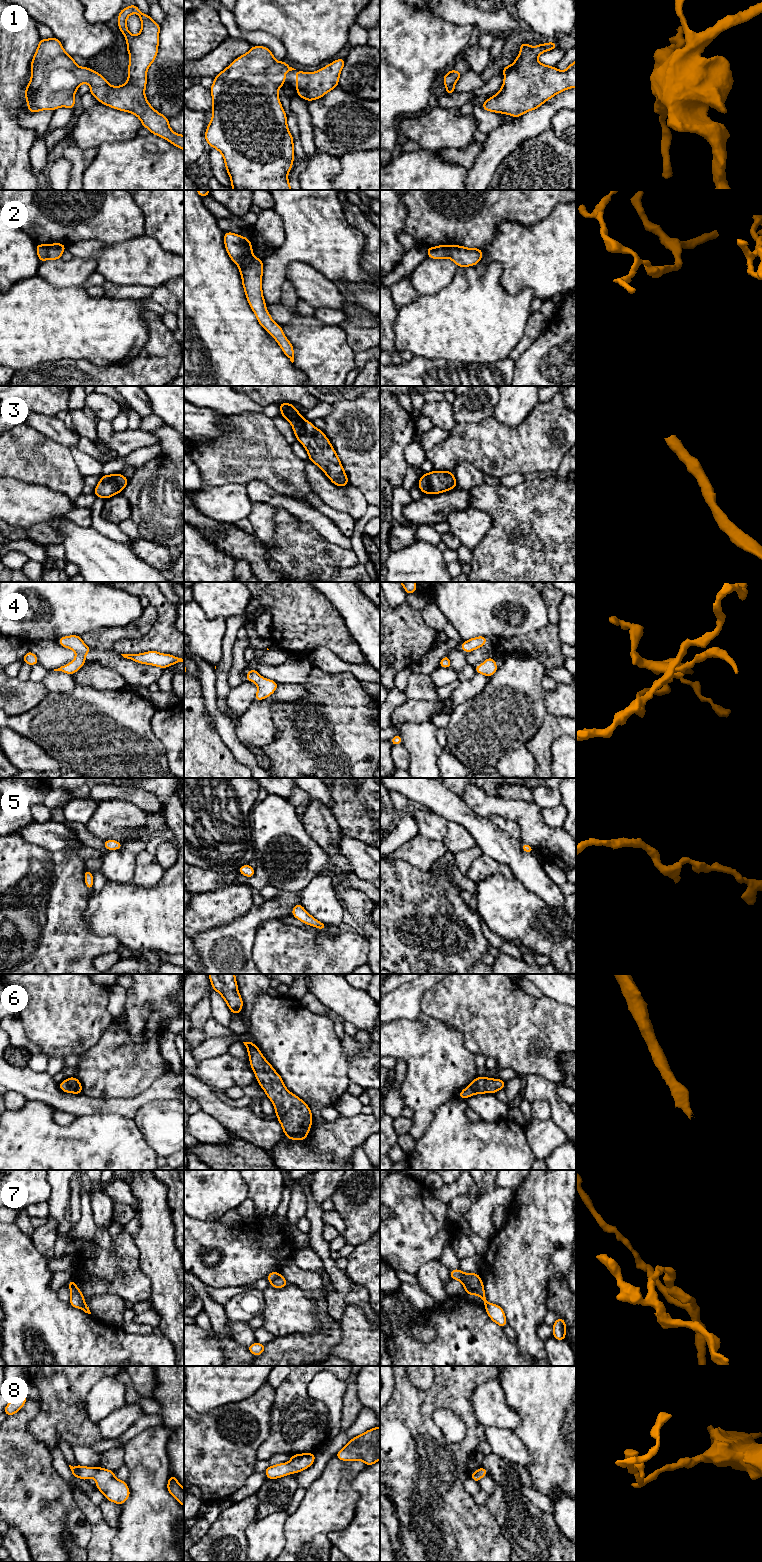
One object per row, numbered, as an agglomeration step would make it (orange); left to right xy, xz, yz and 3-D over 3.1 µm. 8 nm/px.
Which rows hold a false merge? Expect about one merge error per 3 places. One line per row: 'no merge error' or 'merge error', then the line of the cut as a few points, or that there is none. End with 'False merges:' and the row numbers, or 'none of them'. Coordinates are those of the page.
1: no merge error; cut none
2: merge error; cut xz (252, 254), (249, 254), (238, 265)
3: no merge error; cut none
4: no merge error; cut none
5: no merge error; cut none
6: no merge error; cut none
7: merge error; cut xz (280, 1275), (270, 1282)
8: no merge error; cut none
False merges: 2, 7

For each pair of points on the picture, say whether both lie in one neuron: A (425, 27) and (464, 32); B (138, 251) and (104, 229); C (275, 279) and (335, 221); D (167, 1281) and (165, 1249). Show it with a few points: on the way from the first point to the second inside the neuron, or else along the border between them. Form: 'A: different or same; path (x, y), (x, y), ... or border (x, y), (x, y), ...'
A: same; path (435, 32), (454, 32)
B: different; border (144, 234), (121, 242), (99, 241)
C: same; path (283, 262), (301, 244), (315, 234), (318, 234)
D: same; path (166, 1273), (165, 1257)

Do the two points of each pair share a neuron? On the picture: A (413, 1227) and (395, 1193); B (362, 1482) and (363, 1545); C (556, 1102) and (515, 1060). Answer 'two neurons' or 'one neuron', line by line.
A: one neuron
B: one neuron
C: two neurons

